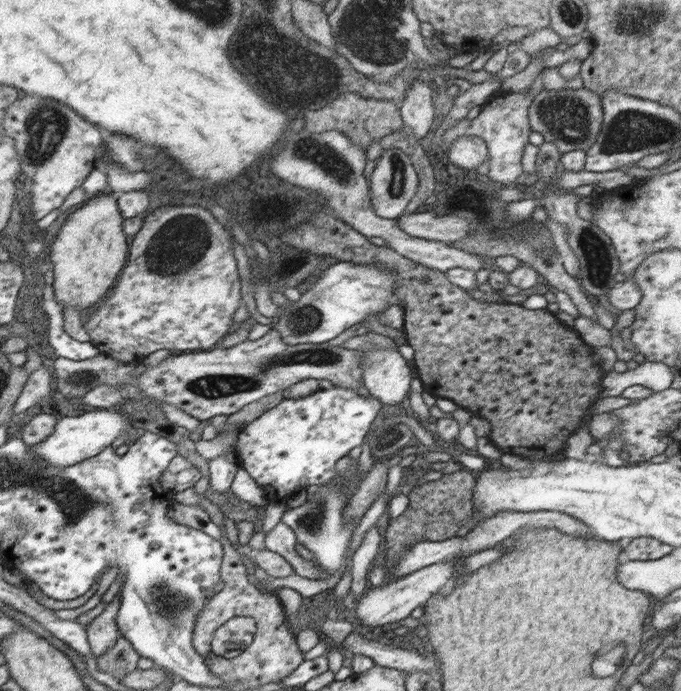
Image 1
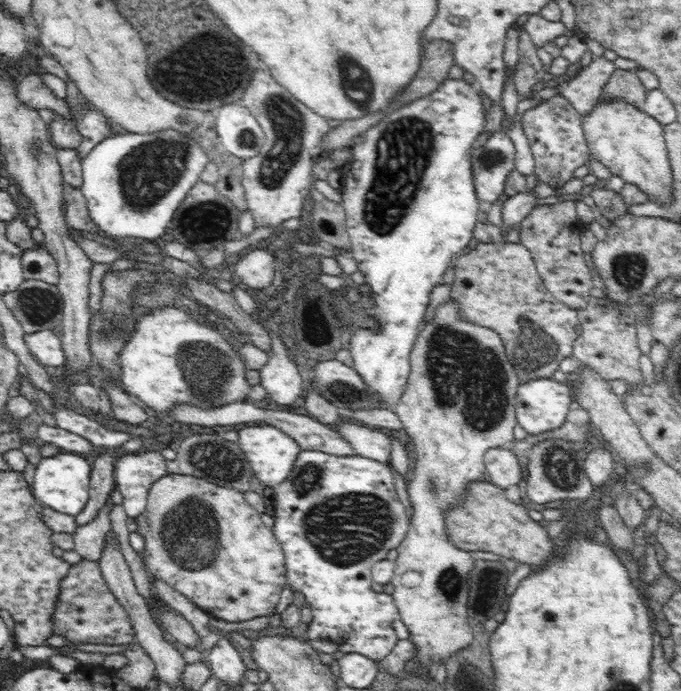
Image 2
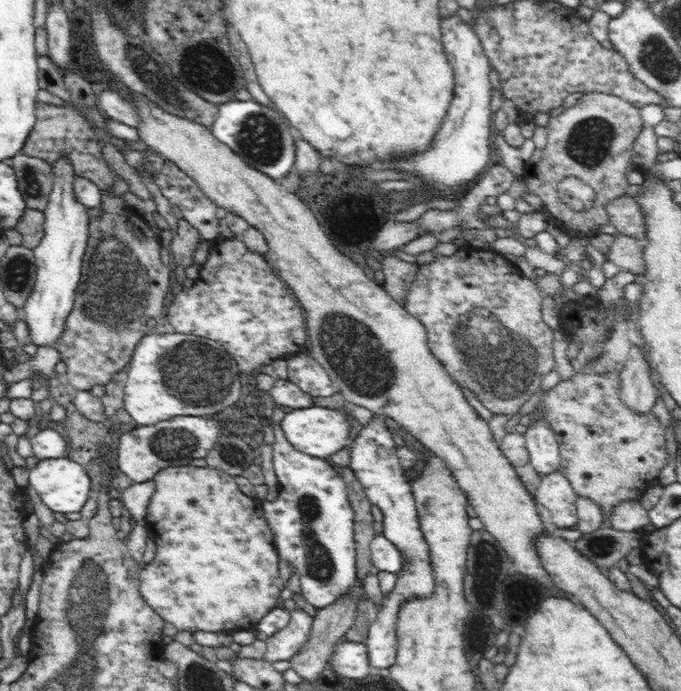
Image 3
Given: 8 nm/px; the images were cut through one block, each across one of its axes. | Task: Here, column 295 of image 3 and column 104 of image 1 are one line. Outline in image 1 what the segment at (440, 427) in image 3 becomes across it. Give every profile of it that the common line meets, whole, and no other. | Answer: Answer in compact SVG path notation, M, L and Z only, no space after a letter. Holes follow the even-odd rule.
M108 193L108 195L92 197L92 199L89 196L86 204L71 213L62 224L56 240L52 244L52 252L50 252L54 265L54 285L51 288L56 297L56 303L60 303L62 310L64 307L76 305L80 314L88 314L88 310L92 310L92 308L98 307L96 304L102 303L94 302L94 300L98 300L98 296L100 296L100 300L105 300L108 288L114 284L118 272L122 272L124 269L124 264L127 264L126 256L130 256L126 234L122 230L122 222L124 222L124 217L117 202L117 194Z

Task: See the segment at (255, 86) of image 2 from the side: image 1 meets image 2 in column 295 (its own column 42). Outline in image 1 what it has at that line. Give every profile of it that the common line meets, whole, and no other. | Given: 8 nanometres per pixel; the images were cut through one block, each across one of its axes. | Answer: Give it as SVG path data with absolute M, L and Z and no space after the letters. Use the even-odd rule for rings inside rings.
M28 94L18 97L9 106L1 127L6 135L14 138L23 178L32 180L28 191L32 194L32 214L37 221L60 208L66 195L80 187L92 169L96 168L98 148L105 137L101 128L87 122L62 101Z

